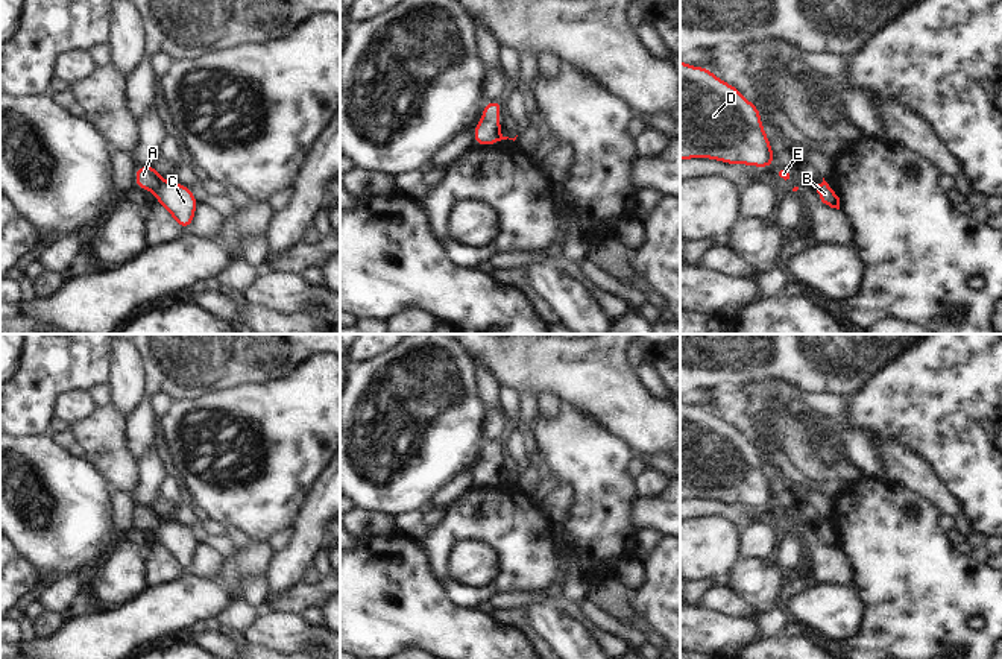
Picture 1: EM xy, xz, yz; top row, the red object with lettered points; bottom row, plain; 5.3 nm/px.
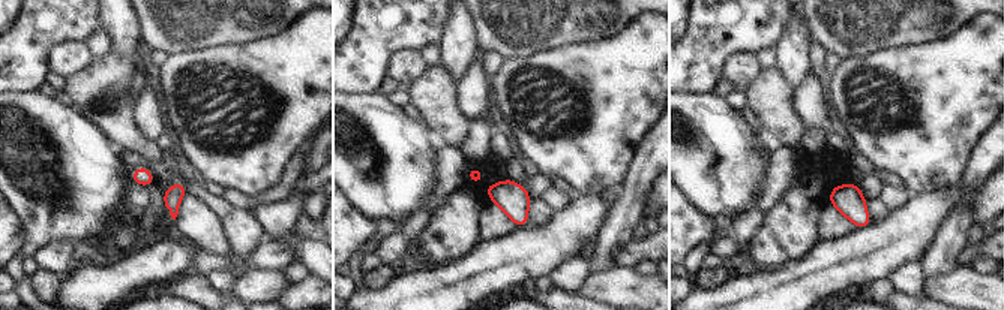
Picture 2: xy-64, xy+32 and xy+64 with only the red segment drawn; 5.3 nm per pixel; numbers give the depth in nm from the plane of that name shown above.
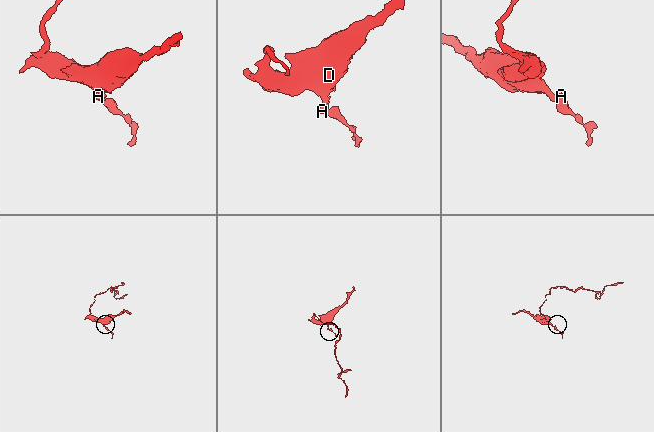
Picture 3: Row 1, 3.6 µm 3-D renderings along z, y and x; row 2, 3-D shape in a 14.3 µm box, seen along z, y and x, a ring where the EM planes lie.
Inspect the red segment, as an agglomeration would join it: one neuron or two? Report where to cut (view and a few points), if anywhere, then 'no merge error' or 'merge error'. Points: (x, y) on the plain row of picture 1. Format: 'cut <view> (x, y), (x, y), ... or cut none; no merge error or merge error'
cut xy (163, 521), (154, 532); merge error

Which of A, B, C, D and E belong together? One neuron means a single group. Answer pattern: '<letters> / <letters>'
A D E / B C

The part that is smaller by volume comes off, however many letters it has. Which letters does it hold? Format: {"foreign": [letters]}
{"foreign": ["B", "C"]}

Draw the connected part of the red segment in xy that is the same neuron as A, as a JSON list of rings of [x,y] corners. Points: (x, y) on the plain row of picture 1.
[[[155,506],[150,507],[135,507],[135,528],[143,528],[149,531],[155,531],[156,527],[162,522],[162,516],[159,515]]]

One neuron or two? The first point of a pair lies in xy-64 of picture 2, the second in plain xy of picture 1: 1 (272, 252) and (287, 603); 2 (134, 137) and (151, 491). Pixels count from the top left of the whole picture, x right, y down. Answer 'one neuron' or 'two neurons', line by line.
1: one neuron
2: two neurons

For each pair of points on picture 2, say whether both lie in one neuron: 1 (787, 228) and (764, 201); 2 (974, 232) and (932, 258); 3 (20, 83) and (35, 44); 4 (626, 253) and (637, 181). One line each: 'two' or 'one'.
1: two
2: two
3: one
4: two

